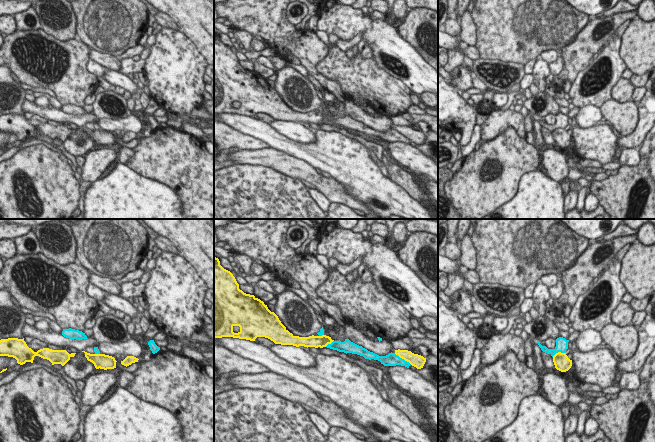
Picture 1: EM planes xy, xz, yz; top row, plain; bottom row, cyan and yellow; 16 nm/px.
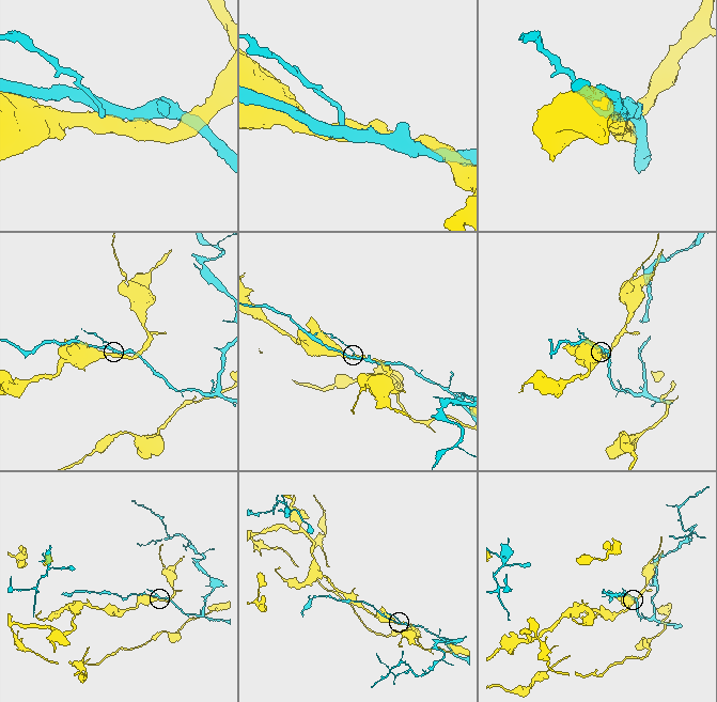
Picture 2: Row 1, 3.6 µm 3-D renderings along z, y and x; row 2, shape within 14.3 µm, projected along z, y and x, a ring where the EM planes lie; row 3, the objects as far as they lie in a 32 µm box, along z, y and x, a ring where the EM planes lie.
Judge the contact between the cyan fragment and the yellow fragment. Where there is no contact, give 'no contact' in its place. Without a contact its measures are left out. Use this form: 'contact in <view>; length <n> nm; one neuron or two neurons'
contact in xz; length 340 nm; two neurons

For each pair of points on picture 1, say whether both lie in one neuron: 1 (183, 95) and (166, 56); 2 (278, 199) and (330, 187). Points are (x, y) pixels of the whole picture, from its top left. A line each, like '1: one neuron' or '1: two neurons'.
1: one neuron
2: two neurons

